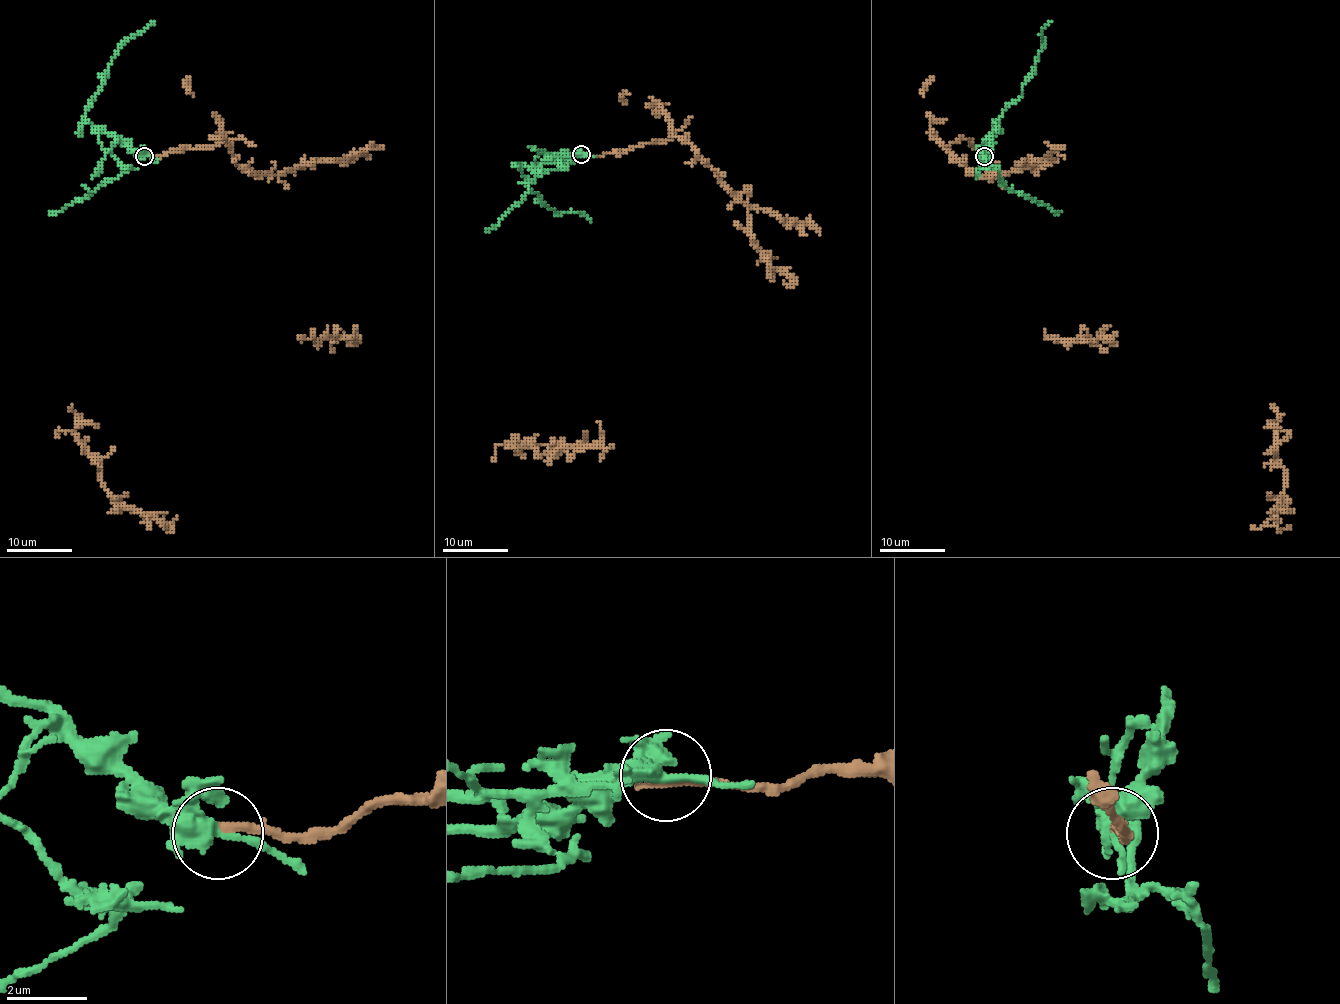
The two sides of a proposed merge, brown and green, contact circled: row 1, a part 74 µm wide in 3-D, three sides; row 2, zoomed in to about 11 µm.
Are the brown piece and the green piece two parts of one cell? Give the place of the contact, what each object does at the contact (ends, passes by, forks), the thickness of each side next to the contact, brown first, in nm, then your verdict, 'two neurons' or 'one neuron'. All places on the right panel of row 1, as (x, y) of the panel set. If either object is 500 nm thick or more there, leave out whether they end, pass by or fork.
at (984, 156); brown ends there; green forks there; 280 nm thick on the brown side, 280 nm on the other; two neurons

